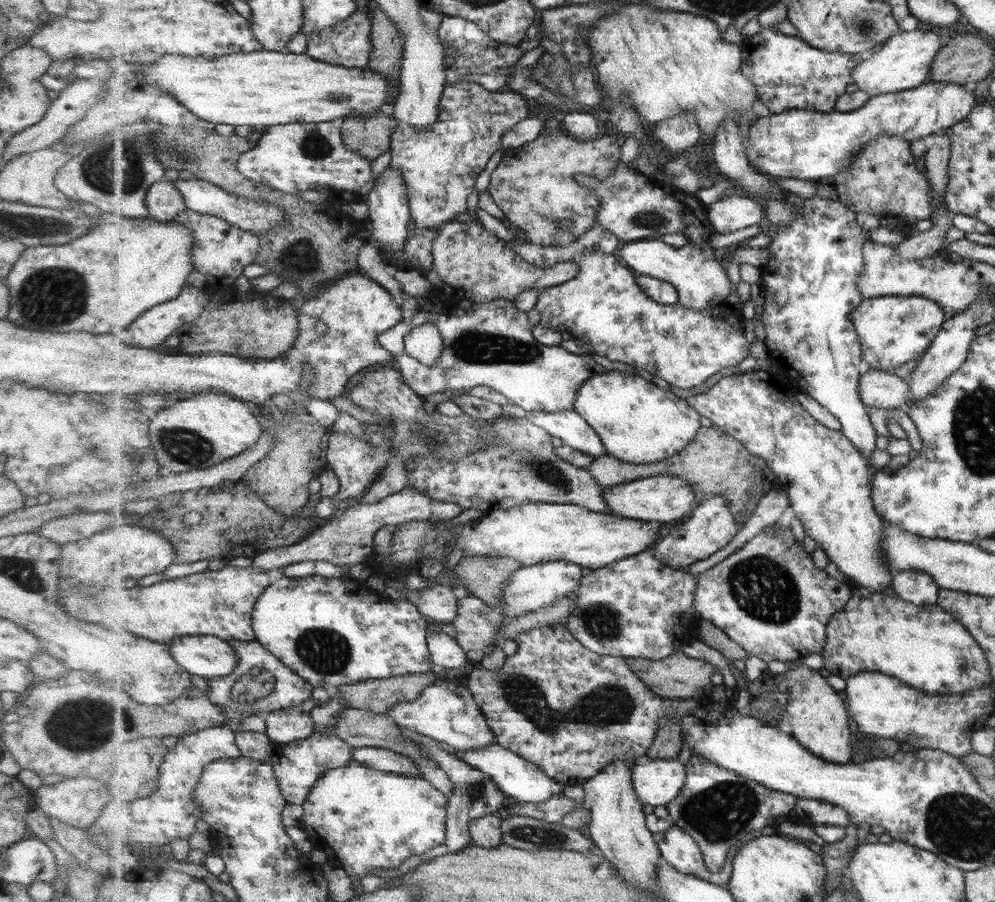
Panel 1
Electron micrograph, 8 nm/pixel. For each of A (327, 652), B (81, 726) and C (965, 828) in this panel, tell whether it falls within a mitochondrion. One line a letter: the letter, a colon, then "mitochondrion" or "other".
A: mitochondrion
B: mitochondrion
C: mitochondrion

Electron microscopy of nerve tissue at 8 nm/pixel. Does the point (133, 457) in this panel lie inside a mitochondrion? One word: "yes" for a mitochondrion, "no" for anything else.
yes

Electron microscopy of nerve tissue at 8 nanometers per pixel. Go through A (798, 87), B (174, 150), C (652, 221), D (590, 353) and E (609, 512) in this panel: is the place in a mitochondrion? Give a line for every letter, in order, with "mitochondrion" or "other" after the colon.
A: other
B: mitochondrion
C: mitochondrion
D: other
E: other

